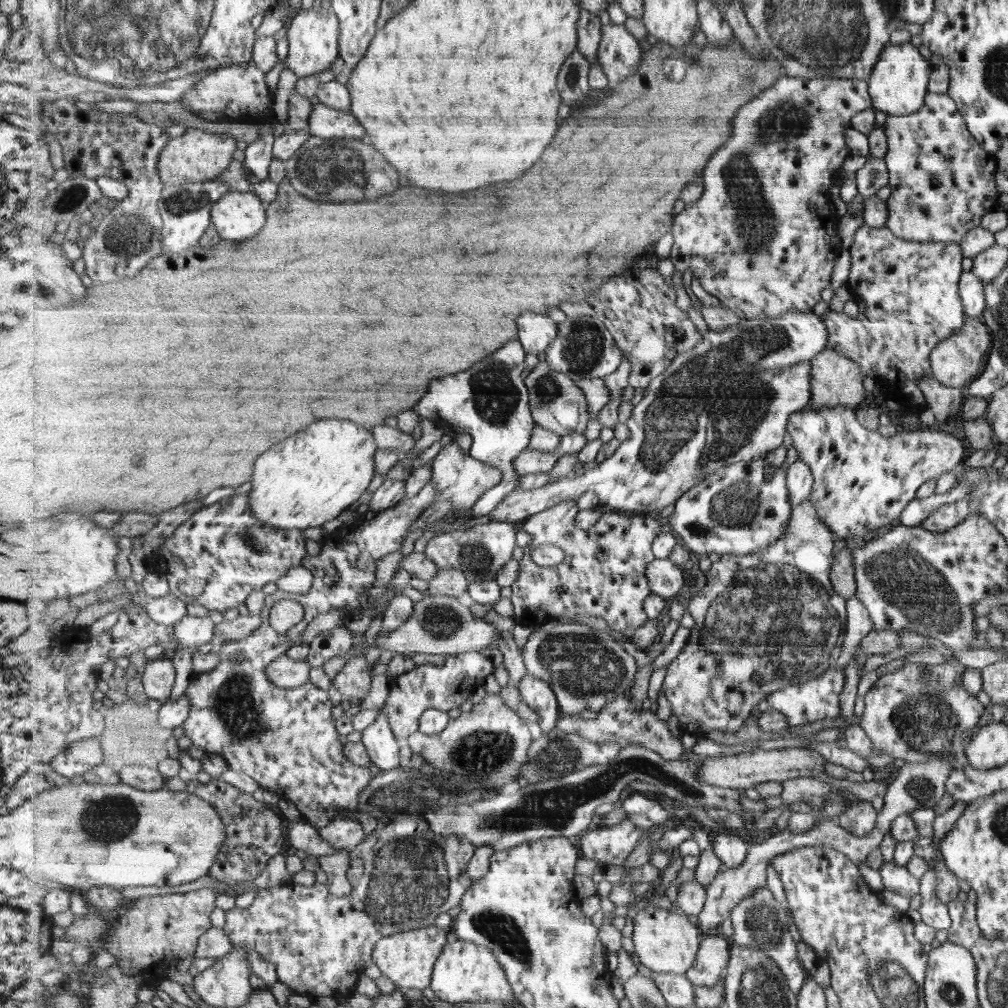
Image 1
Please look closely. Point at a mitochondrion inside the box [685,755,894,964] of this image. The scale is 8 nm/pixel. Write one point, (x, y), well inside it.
(764, 922)

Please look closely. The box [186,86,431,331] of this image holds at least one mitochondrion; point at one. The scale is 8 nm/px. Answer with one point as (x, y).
(339, 170)

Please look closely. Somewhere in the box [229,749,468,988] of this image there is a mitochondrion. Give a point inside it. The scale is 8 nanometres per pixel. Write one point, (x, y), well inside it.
(407, 881)

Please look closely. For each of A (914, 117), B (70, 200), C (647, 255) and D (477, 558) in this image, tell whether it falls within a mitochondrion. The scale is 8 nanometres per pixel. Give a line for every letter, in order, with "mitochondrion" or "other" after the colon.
A: other
B: mitochondrion
C: other
D: mitochondrion

